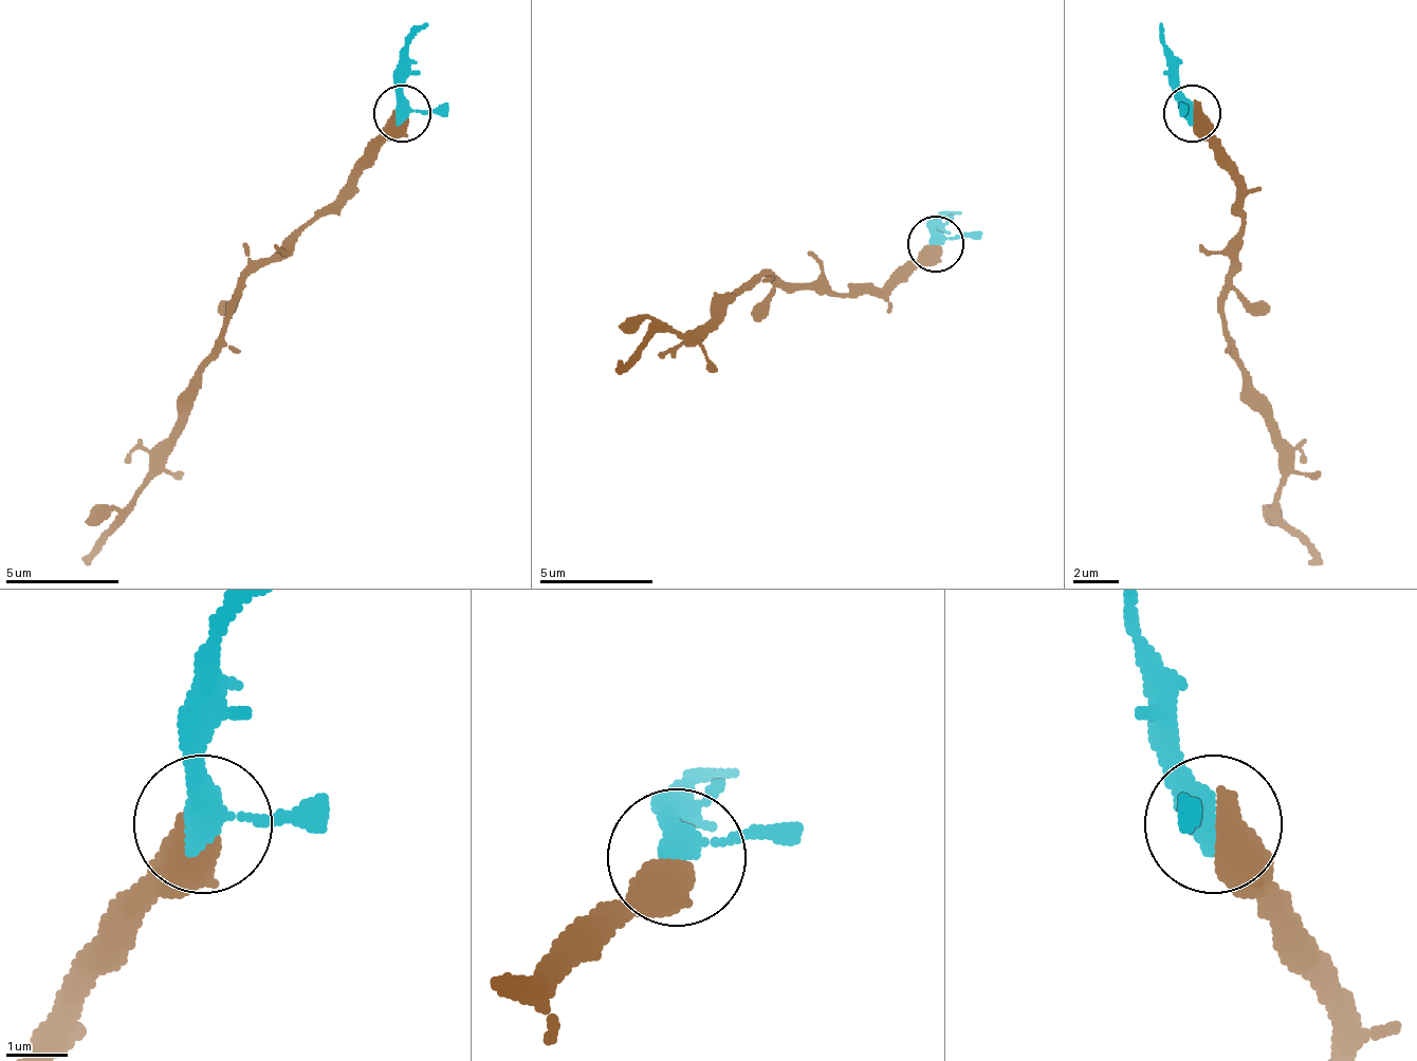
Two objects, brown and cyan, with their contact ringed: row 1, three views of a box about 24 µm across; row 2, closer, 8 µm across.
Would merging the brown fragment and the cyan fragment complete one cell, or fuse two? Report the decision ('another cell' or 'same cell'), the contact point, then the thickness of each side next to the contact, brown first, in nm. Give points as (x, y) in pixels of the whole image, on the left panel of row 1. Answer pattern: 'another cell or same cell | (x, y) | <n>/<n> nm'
same cell | (402, 113) | 600/360 nm

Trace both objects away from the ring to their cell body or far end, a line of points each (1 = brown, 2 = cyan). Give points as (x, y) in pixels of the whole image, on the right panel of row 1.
1: (1196, 115), (1236, 183), (1241, 240), (1225, 279), (1230, 358), (1247, 375), (1282, 466), (1282, 517), (1321, 557)
2: (1191, 115), (1162, 24)

